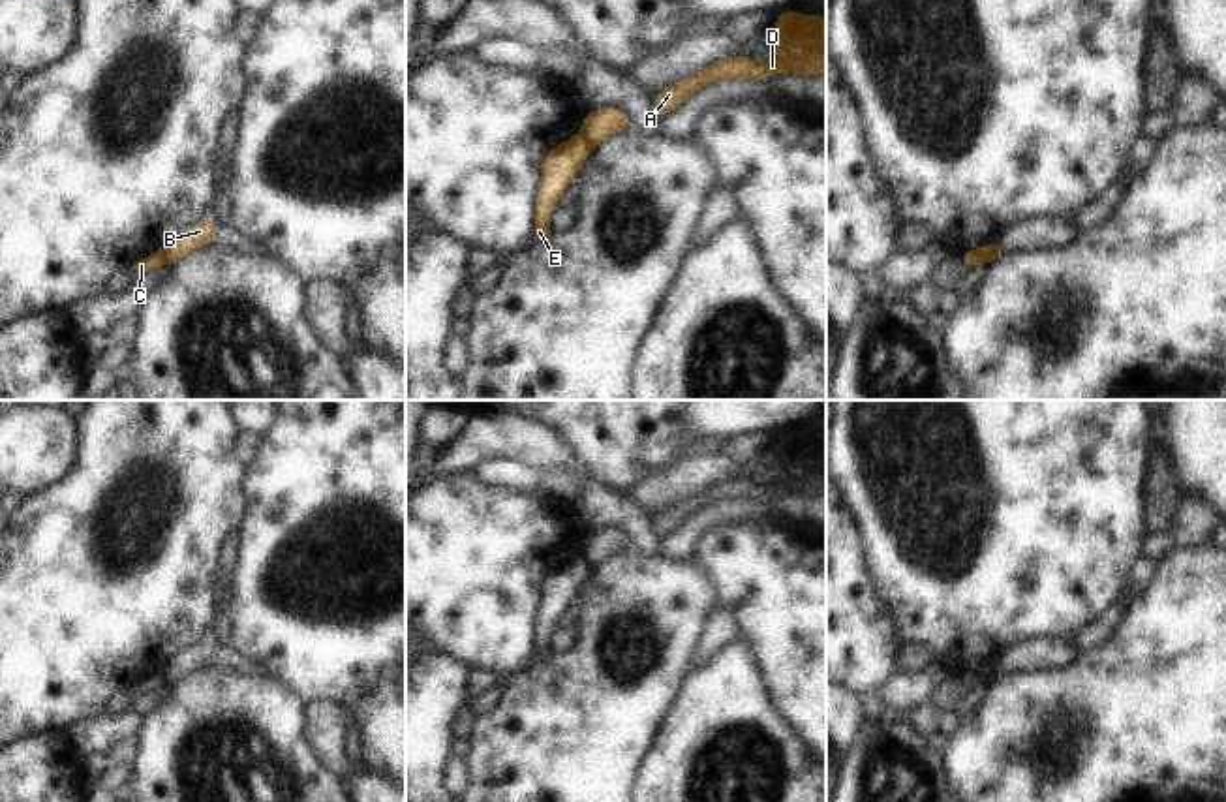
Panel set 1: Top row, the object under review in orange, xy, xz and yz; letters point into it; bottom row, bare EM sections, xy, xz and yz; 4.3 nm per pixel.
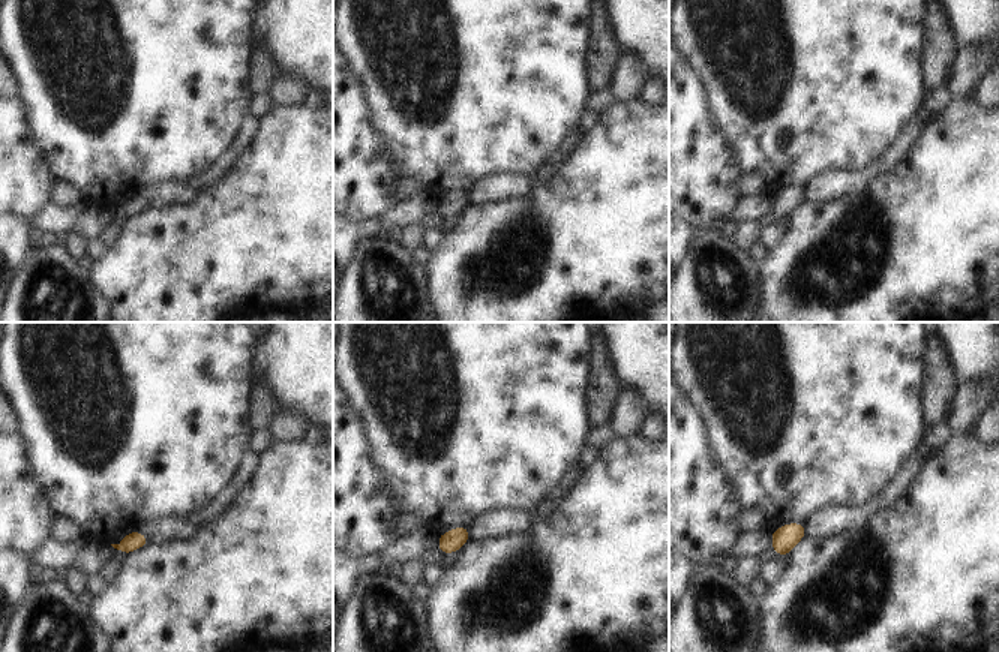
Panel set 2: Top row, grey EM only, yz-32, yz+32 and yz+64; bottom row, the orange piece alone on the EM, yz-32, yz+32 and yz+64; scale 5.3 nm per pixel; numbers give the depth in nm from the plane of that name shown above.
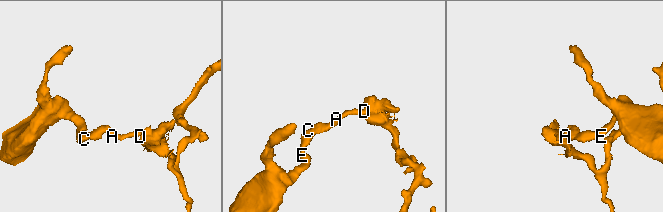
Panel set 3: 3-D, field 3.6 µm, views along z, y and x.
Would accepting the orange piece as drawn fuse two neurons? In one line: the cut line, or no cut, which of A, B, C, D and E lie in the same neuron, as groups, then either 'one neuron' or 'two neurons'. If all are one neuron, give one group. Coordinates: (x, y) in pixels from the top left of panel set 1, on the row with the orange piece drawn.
yz (992, 245), (984, 262) | A B D / C E | two neurons

